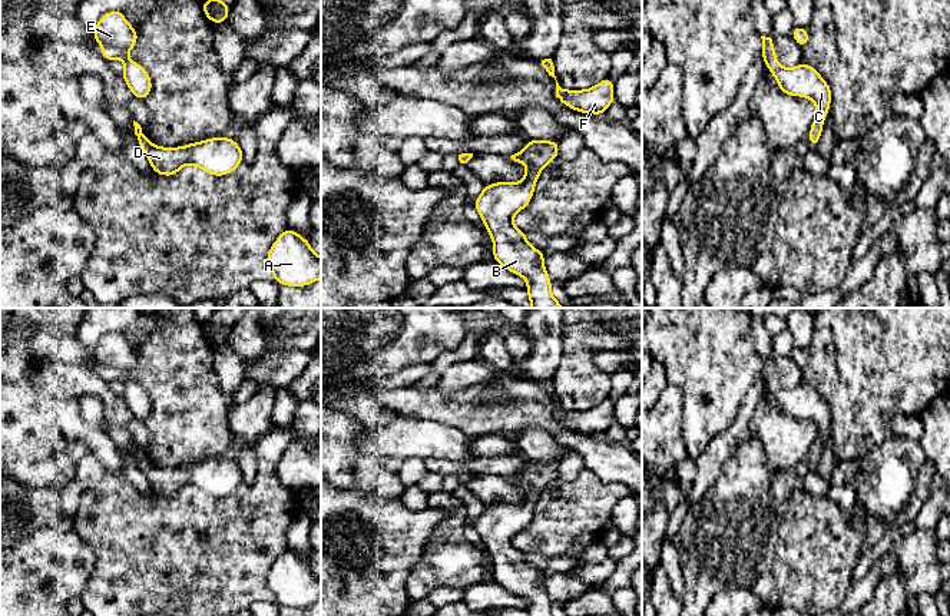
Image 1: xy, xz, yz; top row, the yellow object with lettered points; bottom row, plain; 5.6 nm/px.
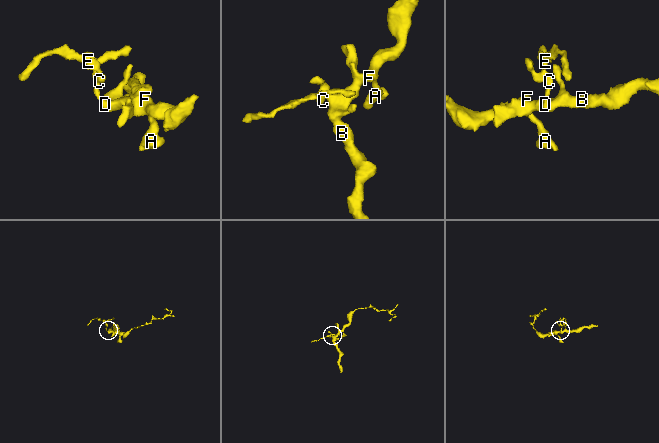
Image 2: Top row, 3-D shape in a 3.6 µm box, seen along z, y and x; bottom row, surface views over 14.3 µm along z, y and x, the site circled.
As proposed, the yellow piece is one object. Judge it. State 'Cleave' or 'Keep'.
Keep

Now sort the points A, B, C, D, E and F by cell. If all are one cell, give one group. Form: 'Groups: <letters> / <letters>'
Groups: A B C D E F

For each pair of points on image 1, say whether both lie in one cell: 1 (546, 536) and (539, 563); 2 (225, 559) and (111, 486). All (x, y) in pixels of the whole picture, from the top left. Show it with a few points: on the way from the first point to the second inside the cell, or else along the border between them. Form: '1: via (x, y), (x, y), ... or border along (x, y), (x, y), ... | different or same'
1: border along (525, 553), (540, 553), (549, 559) | different
2: via (197, 557), (181, 556), (139, 515) | same

